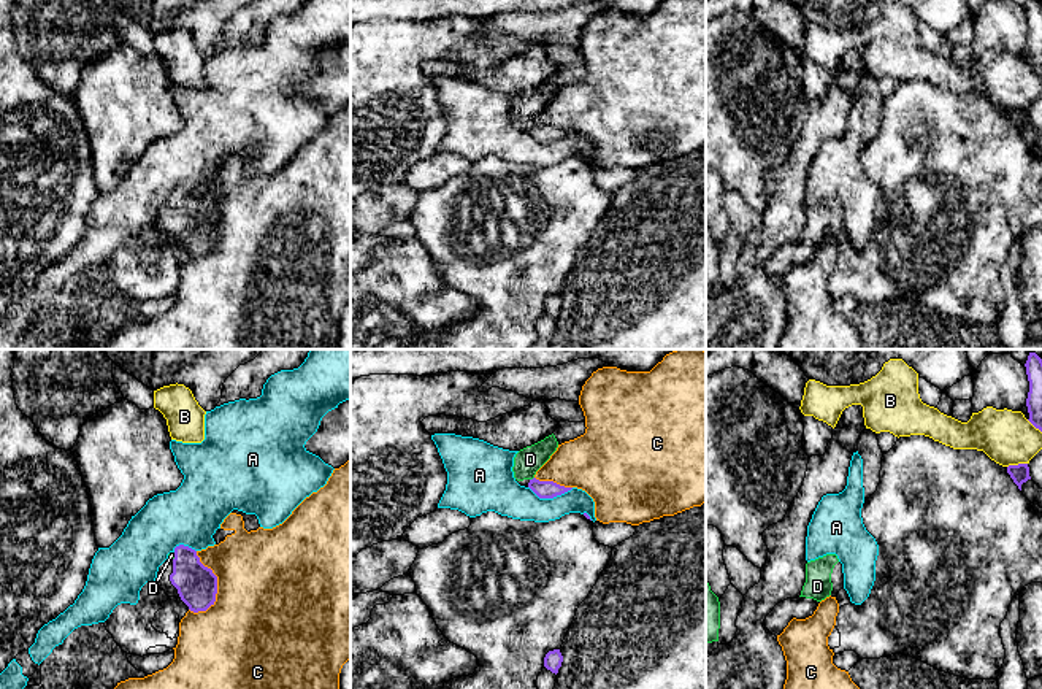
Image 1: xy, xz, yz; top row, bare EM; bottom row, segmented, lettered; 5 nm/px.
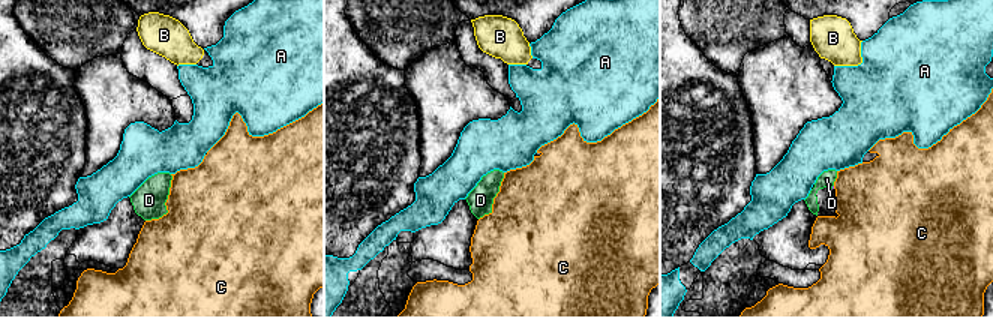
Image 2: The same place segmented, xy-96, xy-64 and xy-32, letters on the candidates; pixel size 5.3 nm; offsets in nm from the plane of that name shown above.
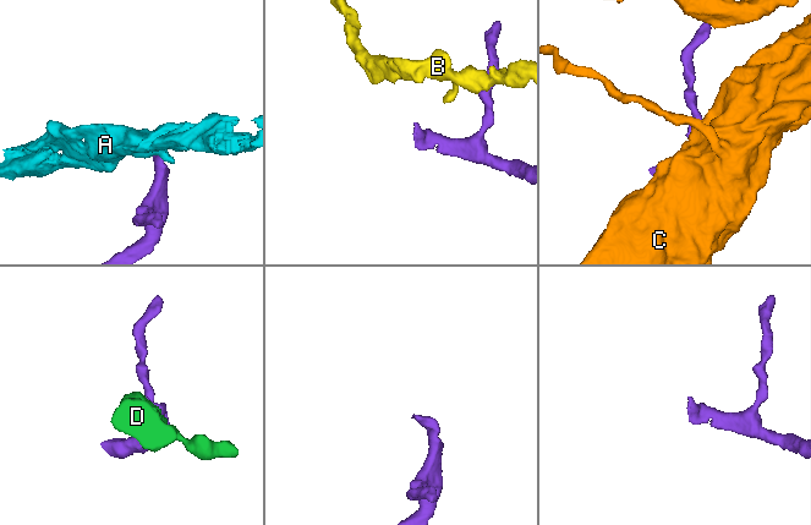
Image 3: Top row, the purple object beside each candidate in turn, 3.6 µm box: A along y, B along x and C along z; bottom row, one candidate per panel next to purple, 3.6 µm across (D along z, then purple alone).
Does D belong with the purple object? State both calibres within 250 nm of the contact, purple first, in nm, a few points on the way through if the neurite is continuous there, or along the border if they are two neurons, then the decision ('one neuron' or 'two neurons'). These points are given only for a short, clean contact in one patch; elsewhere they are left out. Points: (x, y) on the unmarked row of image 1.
100/140 nm | across xz (544, 134), (533, 123), (530, 103) | one neuron

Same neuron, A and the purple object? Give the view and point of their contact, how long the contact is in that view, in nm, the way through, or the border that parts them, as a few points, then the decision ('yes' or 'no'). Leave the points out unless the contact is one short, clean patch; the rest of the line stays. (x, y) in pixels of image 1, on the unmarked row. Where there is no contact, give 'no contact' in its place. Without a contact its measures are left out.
contact xz (551, 142); length 240 nm; border xz (528, 130), (540, 142), (555, 142), (573, 132); no

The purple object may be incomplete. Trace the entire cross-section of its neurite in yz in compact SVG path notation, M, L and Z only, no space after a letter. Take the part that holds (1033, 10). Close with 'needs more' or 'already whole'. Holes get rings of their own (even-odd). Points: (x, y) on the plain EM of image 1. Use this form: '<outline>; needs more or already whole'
M1028 0L1025 11L1029 25L1026 43L1028 65L1042 76L1042 3L1039 0Z; already whole

